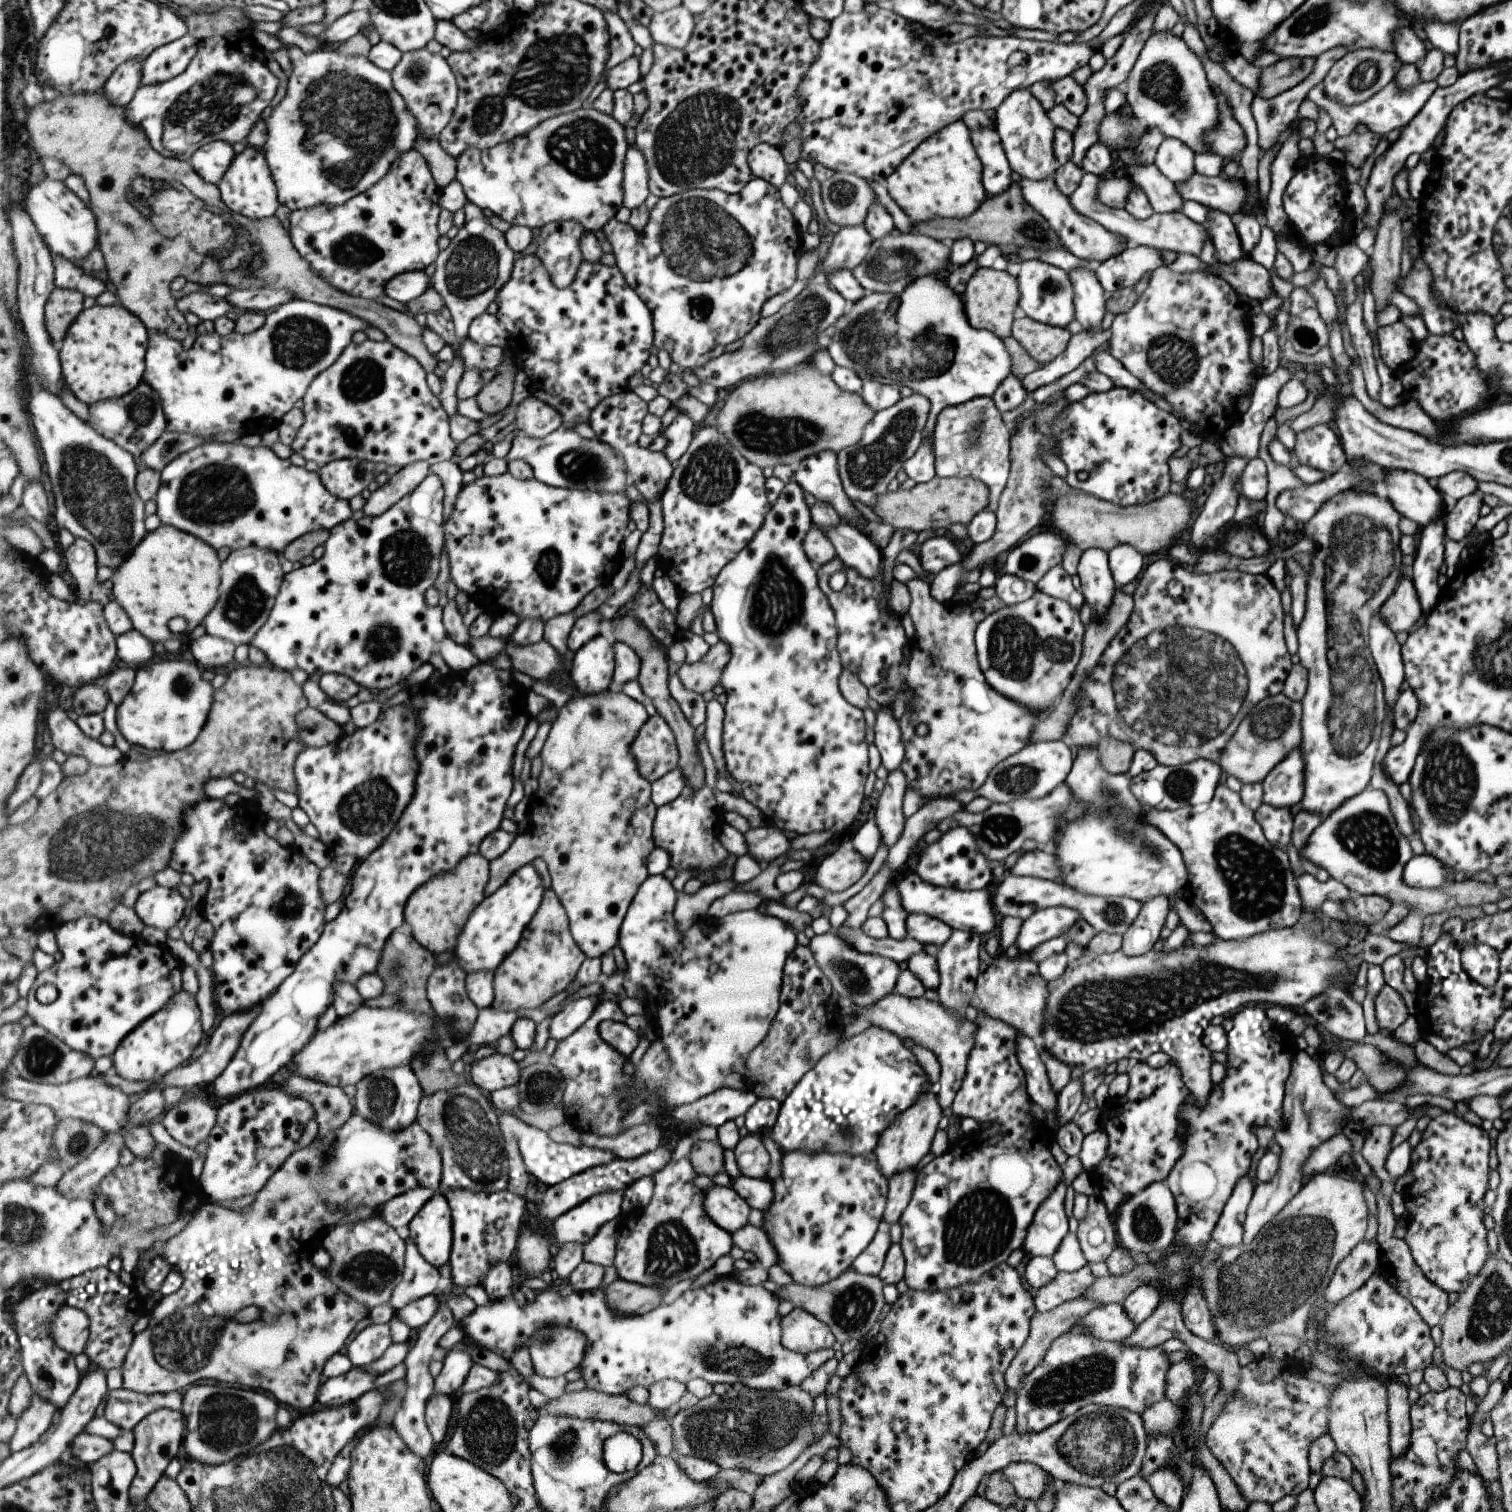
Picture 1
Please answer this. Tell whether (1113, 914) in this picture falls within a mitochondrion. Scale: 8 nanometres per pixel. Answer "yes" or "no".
yes

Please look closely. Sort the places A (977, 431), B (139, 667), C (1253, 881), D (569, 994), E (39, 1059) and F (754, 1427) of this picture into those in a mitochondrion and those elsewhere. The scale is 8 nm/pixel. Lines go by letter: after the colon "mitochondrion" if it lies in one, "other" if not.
A: mitochondrion
B: other
C: mitochondrion
D: other
E: mitochondrion
F: mitochondrion

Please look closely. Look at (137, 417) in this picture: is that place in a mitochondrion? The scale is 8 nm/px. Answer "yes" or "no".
yes

